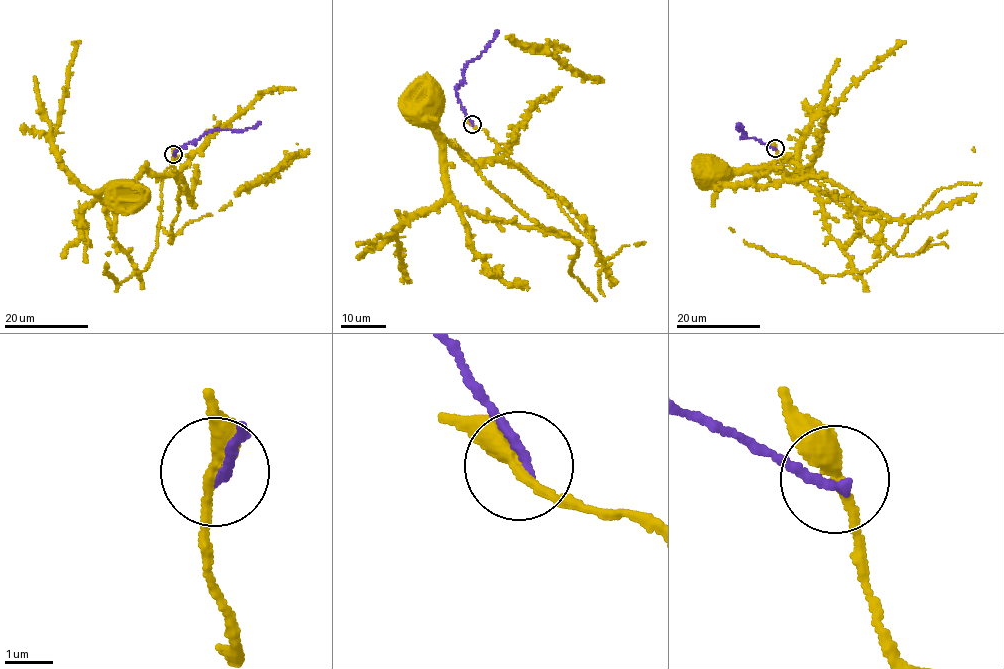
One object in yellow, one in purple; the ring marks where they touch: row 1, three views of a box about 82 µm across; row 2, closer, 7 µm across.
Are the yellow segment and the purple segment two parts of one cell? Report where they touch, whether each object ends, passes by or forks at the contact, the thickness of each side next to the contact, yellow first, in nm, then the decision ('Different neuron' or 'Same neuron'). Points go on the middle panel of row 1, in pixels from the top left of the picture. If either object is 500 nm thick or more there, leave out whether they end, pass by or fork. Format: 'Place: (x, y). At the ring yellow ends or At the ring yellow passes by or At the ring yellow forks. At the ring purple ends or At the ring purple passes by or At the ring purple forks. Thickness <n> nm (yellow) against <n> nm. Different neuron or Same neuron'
Place: (472, 124). At the ring yellow passes by. At the ring purple ends. Thickness 320 nm (yellow) against 220 nm. Different neuron

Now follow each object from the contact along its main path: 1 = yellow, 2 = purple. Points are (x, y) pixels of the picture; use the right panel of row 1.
1: (775, 148), (810, 177), (790, 162), (757, 170), (809, 187), (859, 273), (936, 192), (980, 183)
2: (775, 148), (753, 138), (744, 137), (739, 124), (742, 126), (738, 130), (739, 123)

